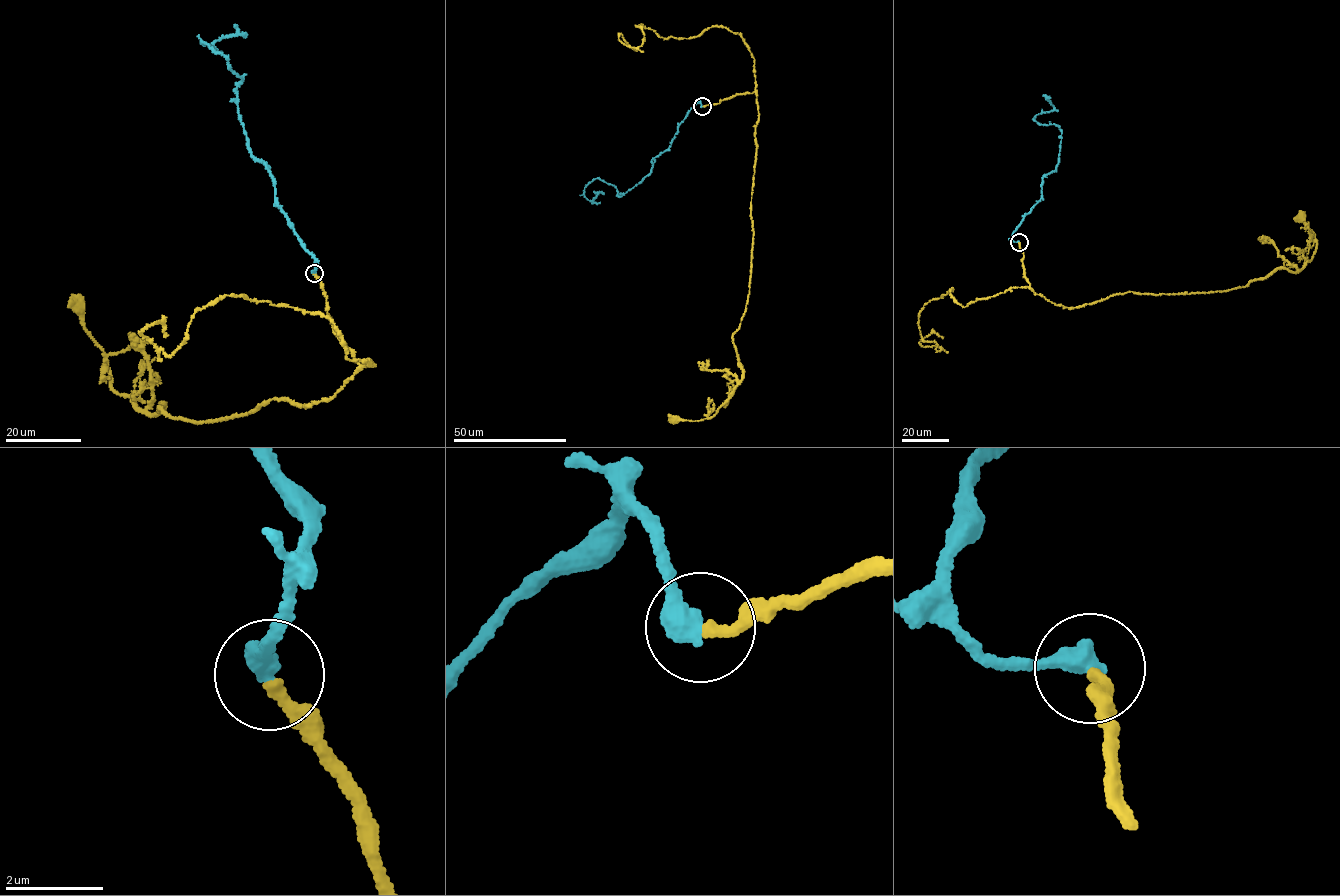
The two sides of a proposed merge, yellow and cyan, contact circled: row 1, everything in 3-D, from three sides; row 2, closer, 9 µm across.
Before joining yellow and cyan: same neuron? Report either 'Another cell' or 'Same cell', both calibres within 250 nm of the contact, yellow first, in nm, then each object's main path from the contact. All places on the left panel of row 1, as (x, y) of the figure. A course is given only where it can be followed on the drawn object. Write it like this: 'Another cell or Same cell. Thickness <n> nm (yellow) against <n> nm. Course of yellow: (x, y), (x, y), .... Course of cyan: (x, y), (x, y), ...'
Another cell. Thickness 240 nm (yellow) against 480 nm. Course of yellow: (314, 274), (359, 366), (330, 399), (213, 422), (162, 404), (153, 416), (113, 389), (79, 306). Course of cyan: (314, 273), (317, 260), (247, 145), (235, 89), (242, 79), (201, 42), (236, 34), (234, 24)

